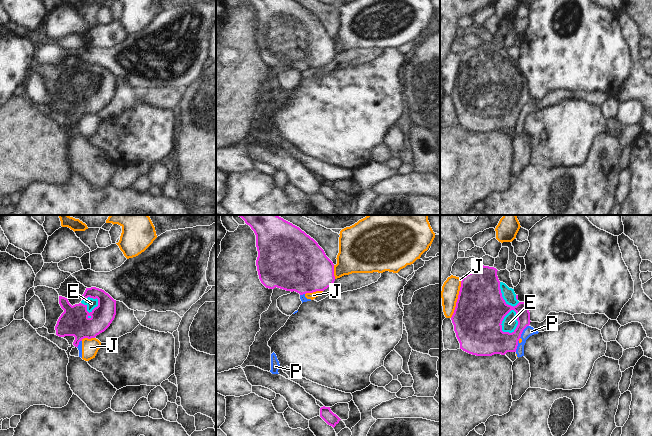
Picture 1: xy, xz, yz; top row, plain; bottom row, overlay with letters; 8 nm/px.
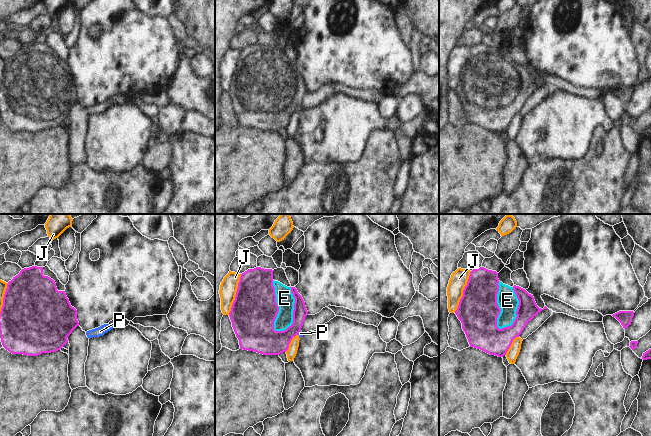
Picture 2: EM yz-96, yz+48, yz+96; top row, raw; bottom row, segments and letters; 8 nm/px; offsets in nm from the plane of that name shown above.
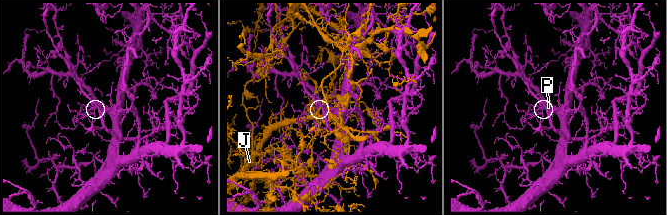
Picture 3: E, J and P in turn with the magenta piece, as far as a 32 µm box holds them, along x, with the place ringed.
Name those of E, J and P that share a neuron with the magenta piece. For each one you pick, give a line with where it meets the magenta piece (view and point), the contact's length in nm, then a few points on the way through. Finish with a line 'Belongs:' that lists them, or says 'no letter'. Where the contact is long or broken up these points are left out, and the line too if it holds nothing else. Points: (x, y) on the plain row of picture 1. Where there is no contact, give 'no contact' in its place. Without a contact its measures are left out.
E: contact yz (502, 96); length 200 nm
Belongs: E

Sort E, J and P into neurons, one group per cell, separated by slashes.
E / J P

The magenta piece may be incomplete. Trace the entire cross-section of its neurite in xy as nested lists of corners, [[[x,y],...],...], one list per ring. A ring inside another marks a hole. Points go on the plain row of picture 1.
[[[86,64],[79,80],[71,81],[67,74],[59,72],[64,88],[55,102],[59,113],[74,112],[73,121],[78,123],[84,114],[95,114],[104,108],[116,91],[116,76],[104,66]]]

